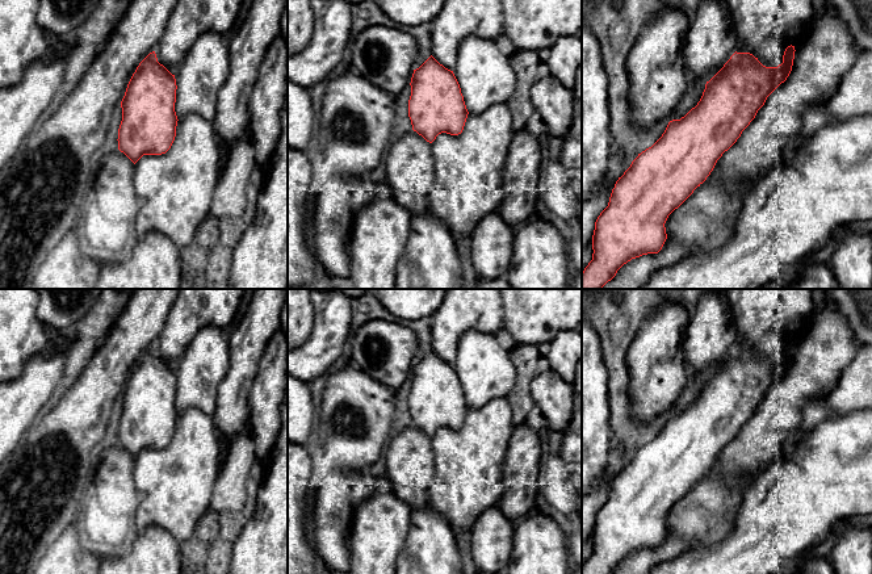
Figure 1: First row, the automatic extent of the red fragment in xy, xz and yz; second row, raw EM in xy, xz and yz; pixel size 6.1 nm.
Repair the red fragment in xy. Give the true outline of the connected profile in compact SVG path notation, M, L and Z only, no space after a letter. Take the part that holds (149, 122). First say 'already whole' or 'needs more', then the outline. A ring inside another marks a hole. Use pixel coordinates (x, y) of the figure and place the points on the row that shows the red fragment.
already whole; M150 53L133 74L121 101L118 150L134 164L143 155L165 154L176 137L176 79Z

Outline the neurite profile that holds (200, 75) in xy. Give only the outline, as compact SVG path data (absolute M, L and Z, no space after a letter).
M215 32L201 33L180 62L175 75L177 120L197 114L213 122L218 91L229 72L229 37Z

